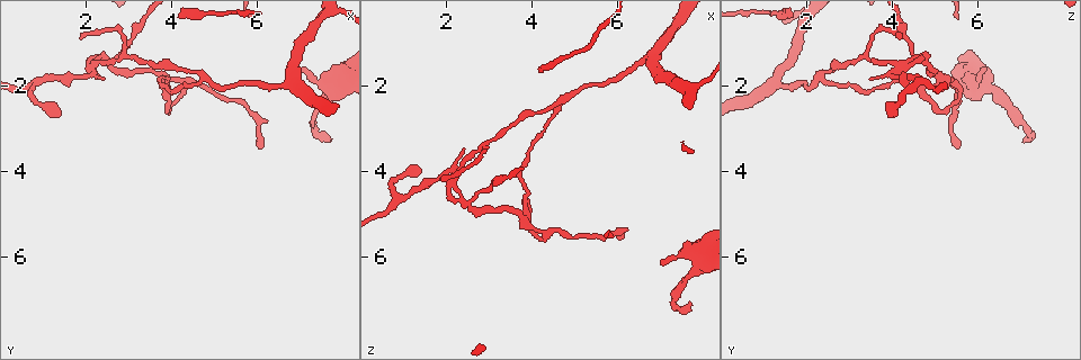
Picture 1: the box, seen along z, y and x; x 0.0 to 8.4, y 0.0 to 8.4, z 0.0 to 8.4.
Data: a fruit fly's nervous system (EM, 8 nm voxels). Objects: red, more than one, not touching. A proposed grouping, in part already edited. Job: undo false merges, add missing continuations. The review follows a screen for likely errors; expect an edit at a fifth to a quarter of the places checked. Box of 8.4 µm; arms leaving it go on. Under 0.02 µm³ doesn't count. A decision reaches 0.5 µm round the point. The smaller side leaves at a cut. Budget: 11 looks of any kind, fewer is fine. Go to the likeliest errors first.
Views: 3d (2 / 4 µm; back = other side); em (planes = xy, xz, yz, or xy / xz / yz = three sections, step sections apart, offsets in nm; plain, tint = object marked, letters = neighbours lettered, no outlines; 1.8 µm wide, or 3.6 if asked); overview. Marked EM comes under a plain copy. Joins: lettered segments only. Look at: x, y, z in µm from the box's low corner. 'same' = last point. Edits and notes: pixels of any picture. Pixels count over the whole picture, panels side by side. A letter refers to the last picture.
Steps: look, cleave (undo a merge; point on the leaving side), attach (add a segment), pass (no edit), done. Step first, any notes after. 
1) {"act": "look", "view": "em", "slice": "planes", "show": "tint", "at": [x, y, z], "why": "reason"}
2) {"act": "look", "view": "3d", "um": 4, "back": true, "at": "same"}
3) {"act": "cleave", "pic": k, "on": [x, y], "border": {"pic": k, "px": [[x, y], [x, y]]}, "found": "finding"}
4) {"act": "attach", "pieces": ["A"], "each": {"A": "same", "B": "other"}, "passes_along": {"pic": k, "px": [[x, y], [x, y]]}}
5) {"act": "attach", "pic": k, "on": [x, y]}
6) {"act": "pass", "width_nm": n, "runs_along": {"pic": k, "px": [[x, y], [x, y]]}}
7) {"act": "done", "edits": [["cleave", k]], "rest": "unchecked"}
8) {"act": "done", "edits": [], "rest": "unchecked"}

{"act": "look", "view": "em", "slice": "planes", "show": "letters", "at": [2.20, 1.50, 4.05], "why": "abrupt turn"}

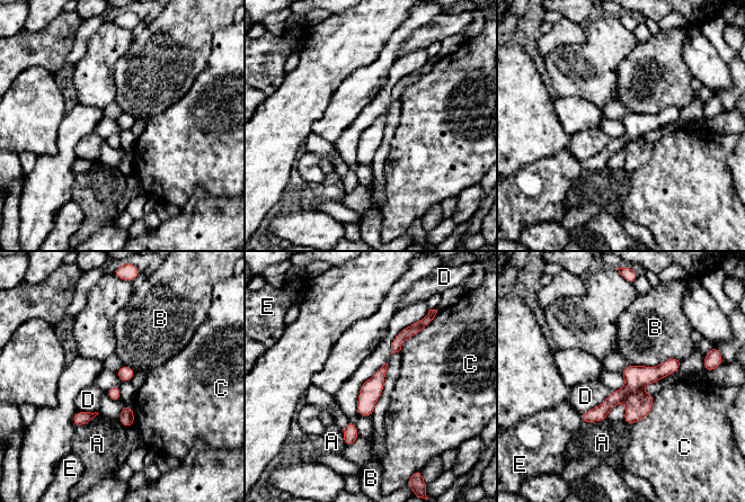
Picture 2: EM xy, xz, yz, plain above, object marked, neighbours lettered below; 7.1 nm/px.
{"act": "pass", "longest_contact_nm": ["B", 360], "each": {"A": "other", "B": "other", "C": "other", "D": "other", "E": "other"}, "border": {"pic": 2, "px": [[681, 358], [631, 365]]}, "found": "all the same cell"}

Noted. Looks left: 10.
{"act": "look", "view": "em", "slice": "yz", "step": 8, "show": "letters", "at": [7.10, 1.60, 6.20]}

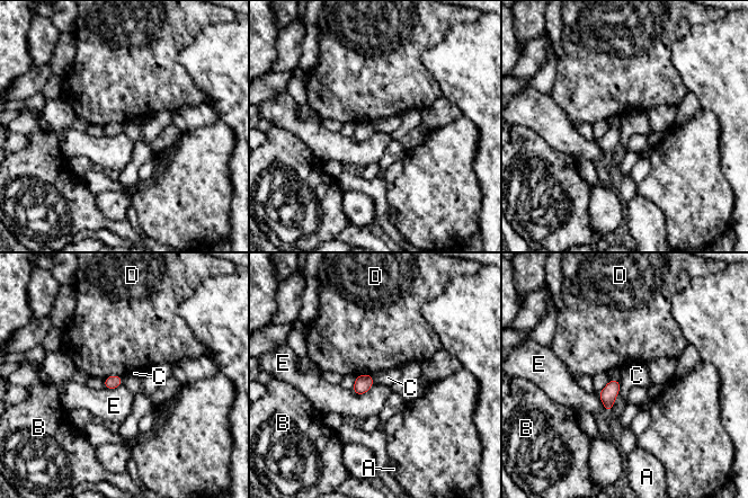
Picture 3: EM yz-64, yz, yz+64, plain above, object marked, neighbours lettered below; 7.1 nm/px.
{"act": "look", "view": "em", "slice": "xy", "step": 16, "show": "letters", "at": "same"}

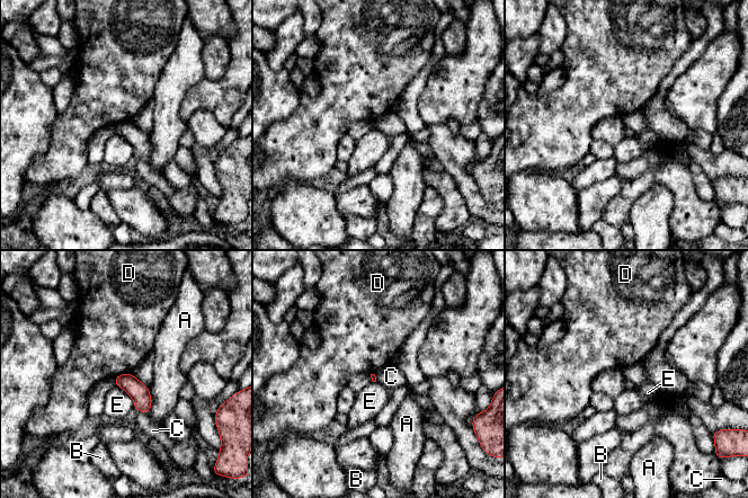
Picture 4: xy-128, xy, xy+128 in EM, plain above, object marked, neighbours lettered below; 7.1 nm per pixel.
{"act": "pass", "longest_contact_nm": ["E", 220], "each": {"A": "other", "B": "other", "C": "other", "D": "other", "E": "other"}, "border": {"pic": 4, "px": [[136, 409], [145, 415]]}, "found": "none of them fits"}

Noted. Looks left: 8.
{"act": "look", "view": "em", "slice": "xz", "step": 8, "show": "tint", "at": [3.80, 1.85, 5.15], "why": "arms part here"}

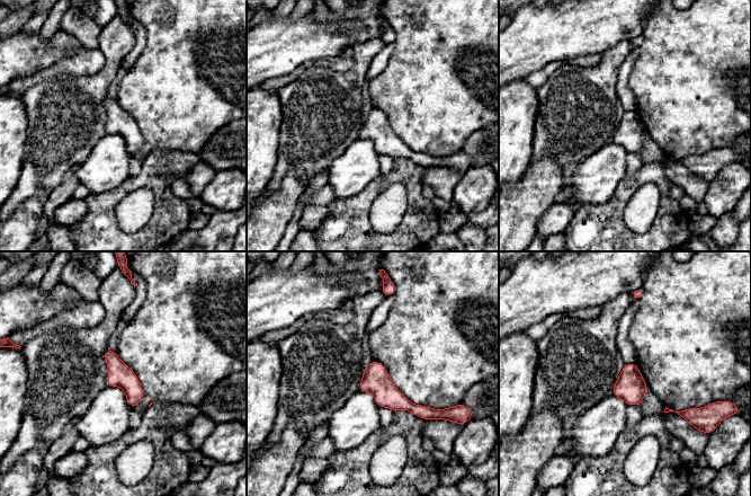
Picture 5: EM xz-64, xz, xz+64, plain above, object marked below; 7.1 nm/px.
{"act": "look", "view": "em", "slice": "planes", "show": "tint", "at": "same"}

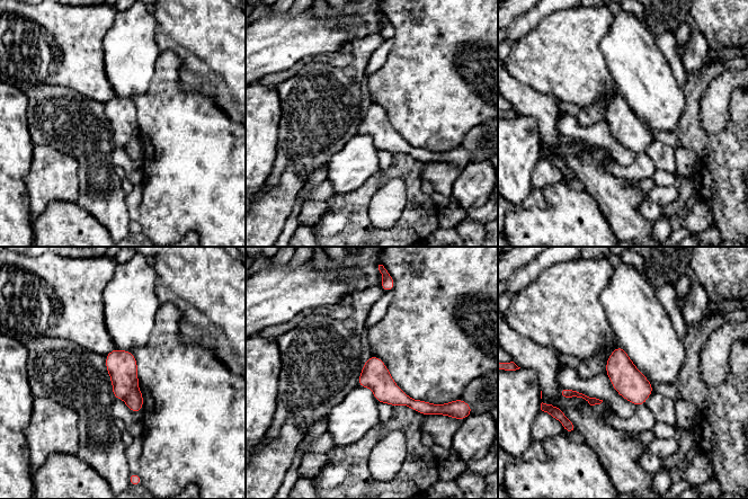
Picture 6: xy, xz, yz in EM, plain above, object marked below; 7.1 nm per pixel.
{"act": "look", "view": "em", "slice": "planes", "show": "letters", "at": "same"}

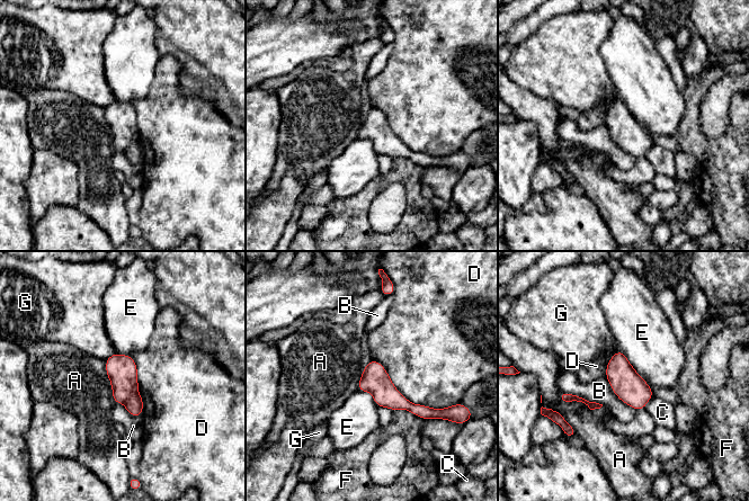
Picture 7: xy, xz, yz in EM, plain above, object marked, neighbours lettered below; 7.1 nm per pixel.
{"act": "pass", "width_nm": 200, "each": {"A": "other", "B": "other", "C": "other", "D": "other", "E": "other", "F": "other", "G": "other"}, "found": "one cell here"}

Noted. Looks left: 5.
{"act": "look", "view": "3d", "um": 2, "at": [7.75, 3.35, 7.05], "why": "an open end"}

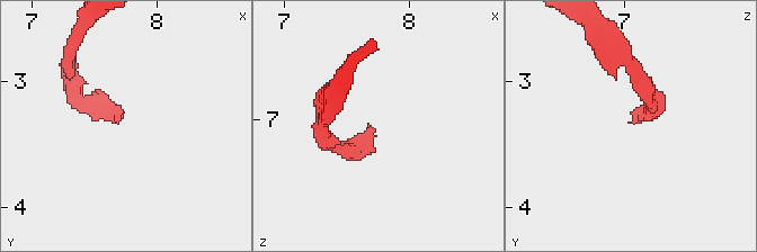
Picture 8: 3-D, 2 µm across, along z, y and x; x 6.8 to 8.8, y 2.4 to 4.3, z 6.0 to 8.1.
{"act": "look", "view": "em", "slice": "planes", "show": "tint", "at": [7.70, 3.28, 7.08], "why": "need the tissue"}

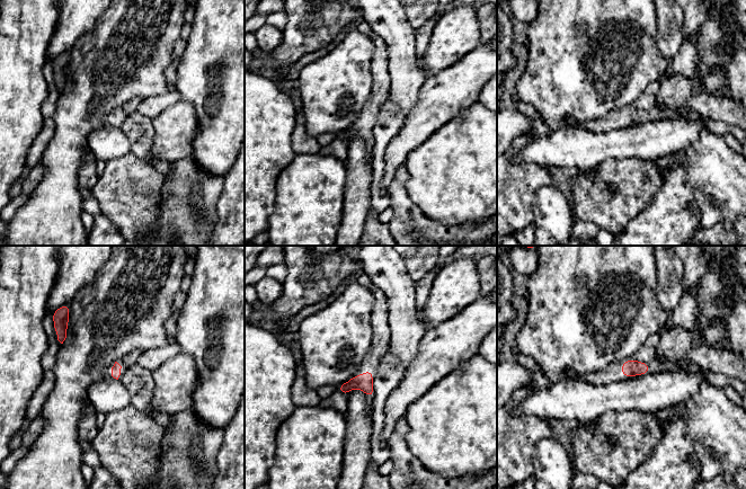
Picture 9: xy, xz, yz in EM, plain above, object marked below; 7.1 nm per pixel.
{"act": "look", "view": "em", "slice": "planes", "show": "letters", "at": "same"}

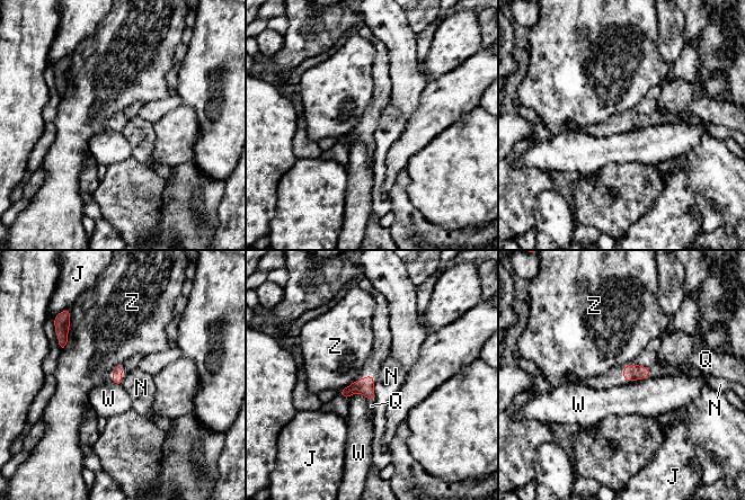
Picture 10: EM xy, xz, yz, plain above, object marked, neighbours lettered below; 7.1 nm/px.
{"act": "attach", "pieces": ["Q"], "longest_contact_nm": ["Z", 240], "each": {"J": "other", "N": "other", "Q": "same", "W": "other", "Z": "other"}, "found": "the cell continues"}

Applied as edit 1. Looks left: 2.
{"act": "done", "edits": [["attach", 10]], "rest": "unchecked"}

